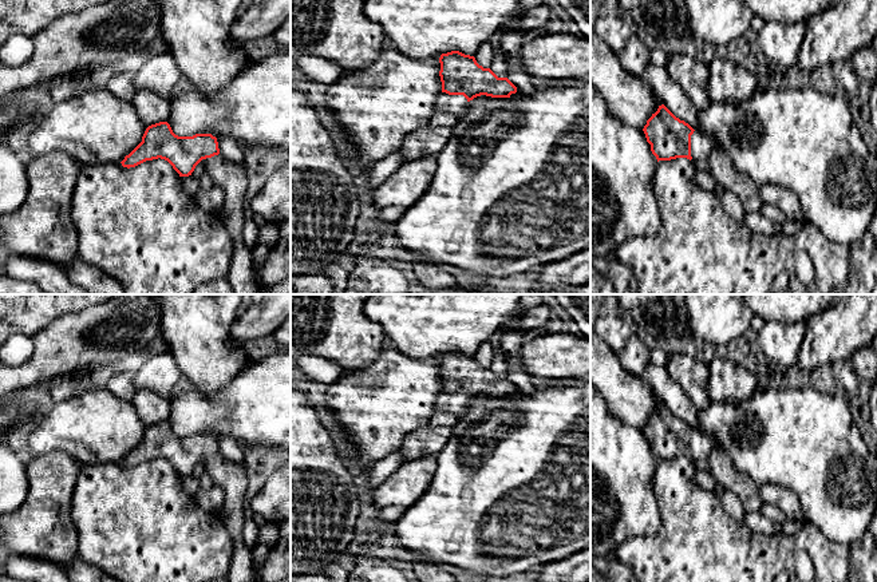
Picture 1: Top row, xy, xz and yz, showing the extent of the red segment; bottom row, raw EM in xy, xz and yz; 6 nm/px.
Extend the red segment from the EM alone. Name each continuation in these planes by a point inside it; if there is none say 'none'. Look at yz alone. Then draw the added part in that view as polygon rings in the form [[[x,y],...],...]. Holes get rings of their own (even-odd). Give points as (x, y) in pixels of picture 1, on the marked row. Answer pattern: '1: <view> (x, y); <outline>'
1: yz (702, 145); [[[694,131],[691,135],[691,157],[692,162],[700,162],[704,171],[708,170],[708,159],[710,154],[714,149],[714,142],[710,136],[700,134],[699,131]]]

